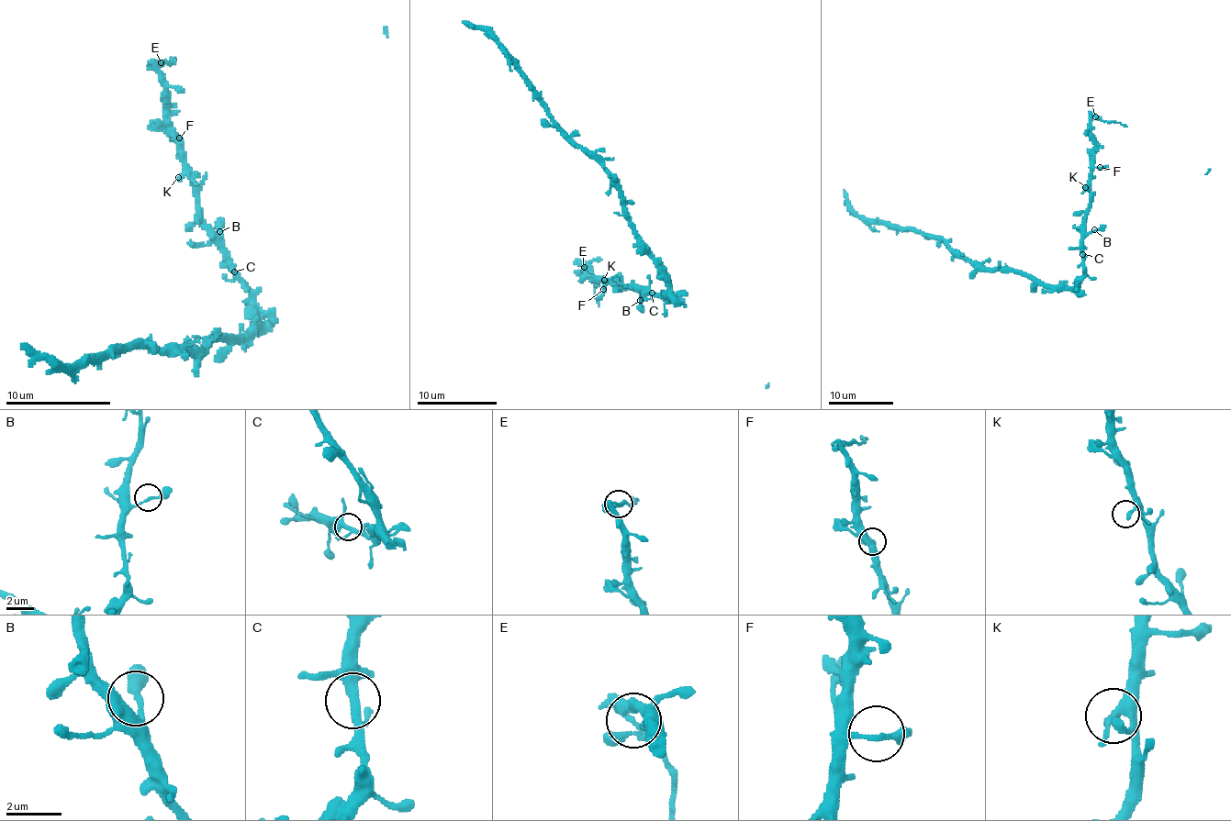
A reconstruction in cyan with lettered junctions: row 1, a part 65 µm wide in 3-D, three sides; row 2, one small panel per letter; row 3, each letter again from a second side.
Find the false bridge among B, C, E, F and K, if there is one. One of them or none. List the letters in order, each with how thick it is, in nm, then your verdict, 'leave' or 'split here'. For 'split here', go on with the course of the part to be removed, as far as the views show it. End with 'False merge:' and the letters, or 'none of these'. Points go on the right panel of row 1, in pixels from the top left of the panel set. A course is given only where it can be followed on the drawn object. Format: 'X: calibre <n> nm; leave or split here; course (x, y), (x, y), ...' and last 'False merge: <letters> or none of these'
B: calibre 180 nm; leave
C: calibre 280 nm; leave
E: calibre 170 nm; split here; course (1096, 116), (1127, 127)
F: calibre 190 nm; leave
K: calibre 240 nm; leave
False merge: E

